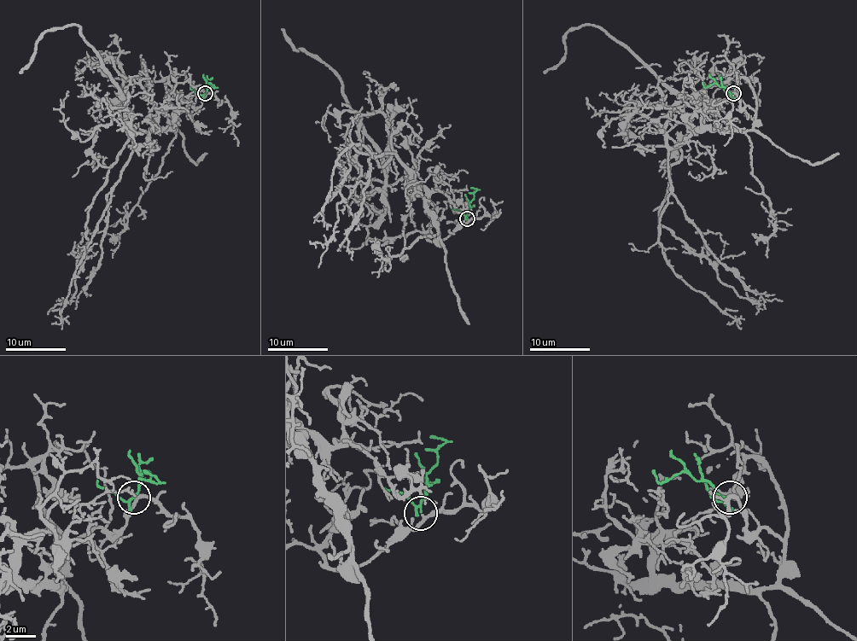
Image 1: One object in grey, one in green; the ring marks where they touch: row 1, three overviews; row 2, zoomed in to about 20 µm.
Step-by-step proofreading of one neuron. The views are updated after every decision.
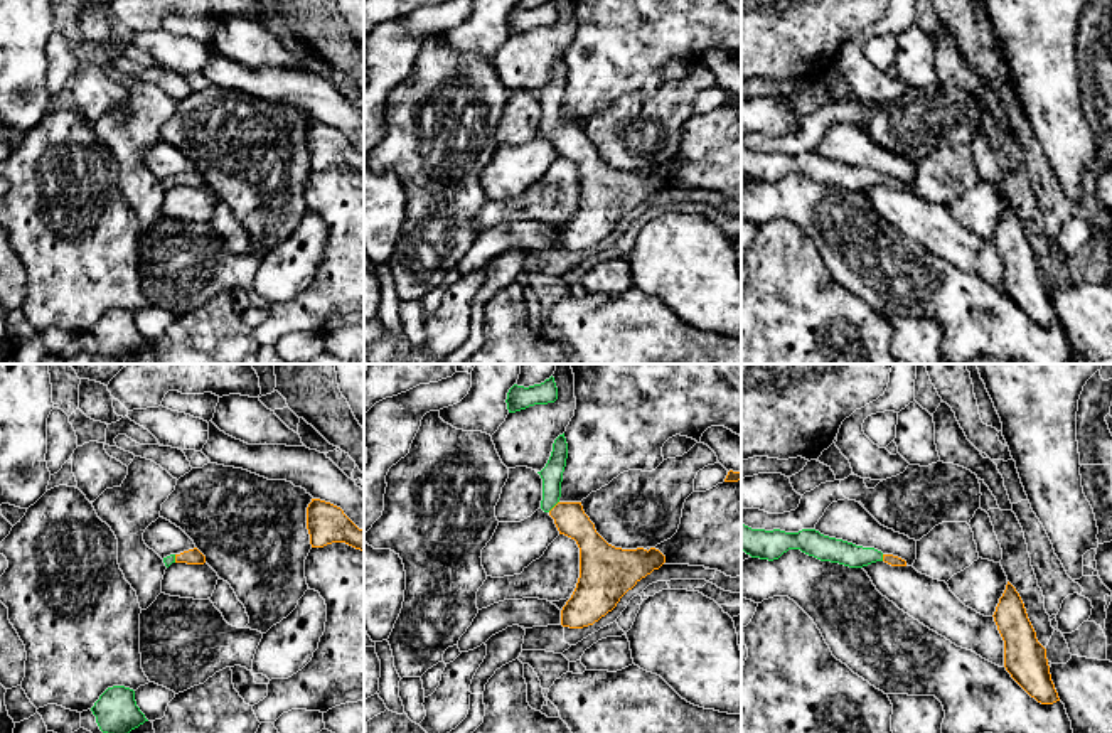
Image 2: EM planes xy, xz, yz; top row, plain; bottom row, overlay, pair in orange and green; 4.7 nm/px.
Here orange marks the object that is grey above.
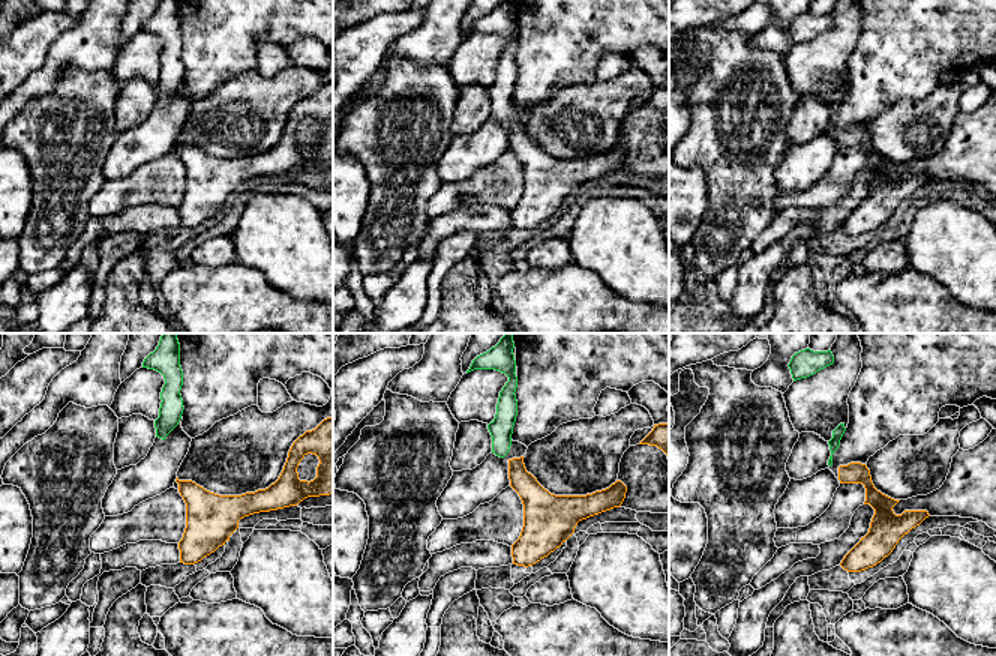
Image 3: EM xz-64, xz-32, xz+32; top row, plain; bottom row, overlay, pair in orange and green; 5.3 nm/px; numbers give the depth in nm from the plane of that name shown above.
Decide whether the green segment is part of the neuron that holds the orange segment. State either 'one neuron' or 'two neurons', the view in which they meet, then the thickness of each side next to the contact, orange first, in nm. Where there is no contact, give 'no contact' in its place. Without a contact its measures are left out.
one neuron; meets orange in xz; 150 nm thick on the orange side, 100 nm on the other

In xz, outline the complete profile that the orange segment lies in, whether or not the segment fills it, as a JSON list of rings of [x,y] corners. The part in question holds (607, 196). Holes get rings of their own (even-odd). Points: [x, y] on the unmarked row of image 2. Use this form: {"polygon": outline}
{"polygon": [[[563,56],[553,66],[546,89],[537,94],[543,101],[541,131],[554,142],[559,157],[575,162],[580,170],[580,201],[561,233],[561,248],[583,251],[612,234],[628,212],[666,185],[666,179],[655,170],[622,172],[608,167],[581,125],[561,125],[566,81]]]}

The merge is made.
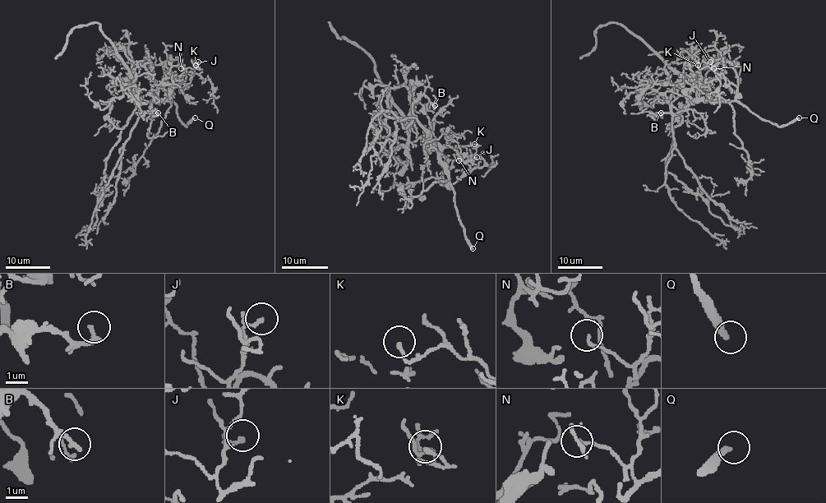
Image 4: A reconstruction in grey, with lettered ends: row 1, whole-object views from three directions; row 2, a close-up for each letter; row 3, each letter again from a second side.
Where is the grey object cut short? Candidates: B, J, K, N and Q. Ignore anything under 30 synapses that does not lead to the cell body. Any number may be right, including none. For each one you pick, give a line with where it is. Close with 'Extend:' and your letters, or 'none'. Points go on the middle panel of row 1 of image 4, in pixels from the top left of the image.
B: Place: (435, 105)
Q: Place: (472, 248)
Extend: B, Q

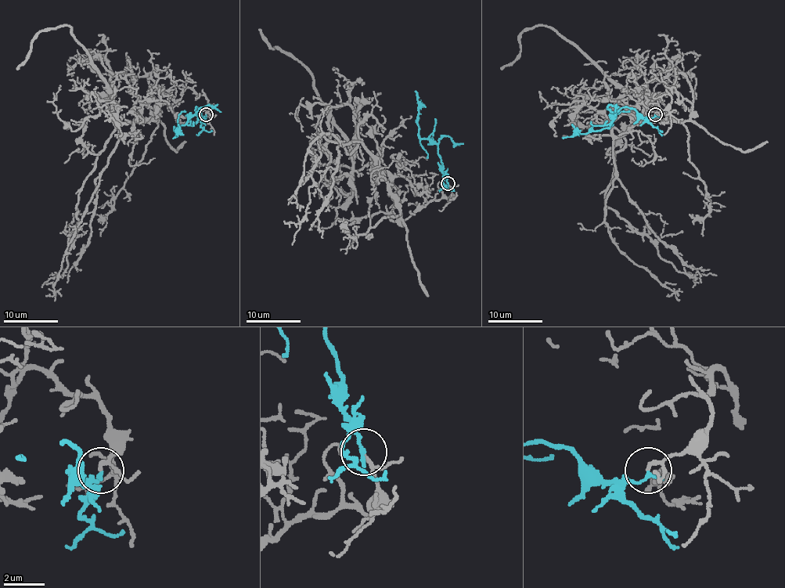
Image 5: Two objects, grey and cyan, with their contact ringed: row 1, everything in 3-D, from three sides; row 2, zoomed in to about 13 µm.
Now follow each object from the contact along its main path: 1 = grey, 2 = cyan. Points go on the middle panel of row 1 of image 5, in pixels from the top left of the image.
1: (448, 184), (451, 199), (403, 221), (367, 148), (361, 141), (348, 153), (321, 133), (310, 203), (292, 245)
2: (448, 184), (437, 144), (419, 135), (415, 91)

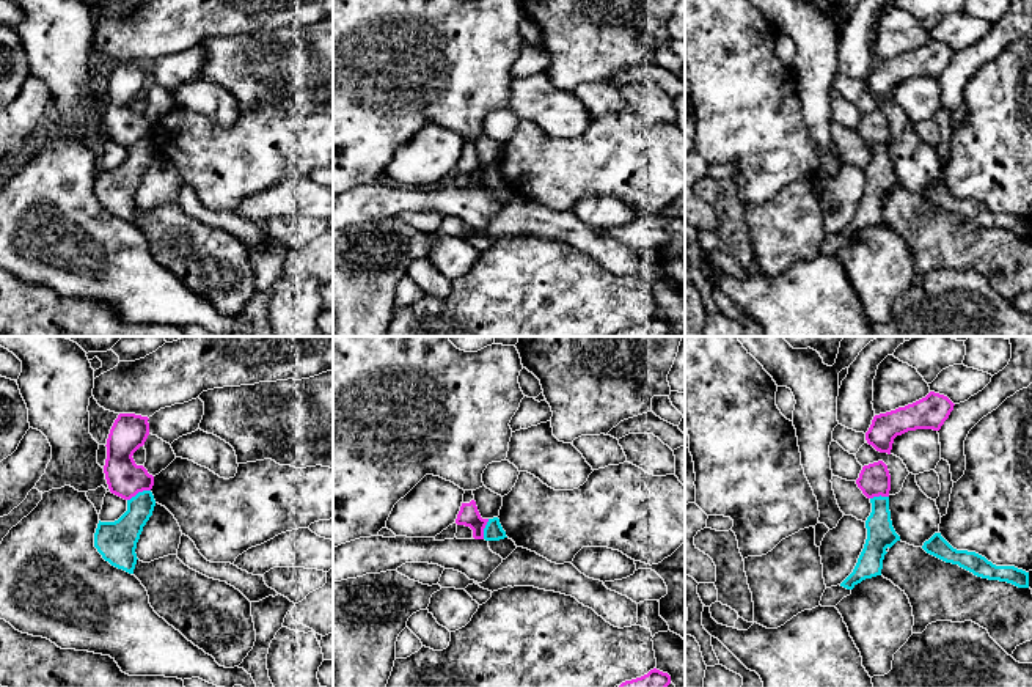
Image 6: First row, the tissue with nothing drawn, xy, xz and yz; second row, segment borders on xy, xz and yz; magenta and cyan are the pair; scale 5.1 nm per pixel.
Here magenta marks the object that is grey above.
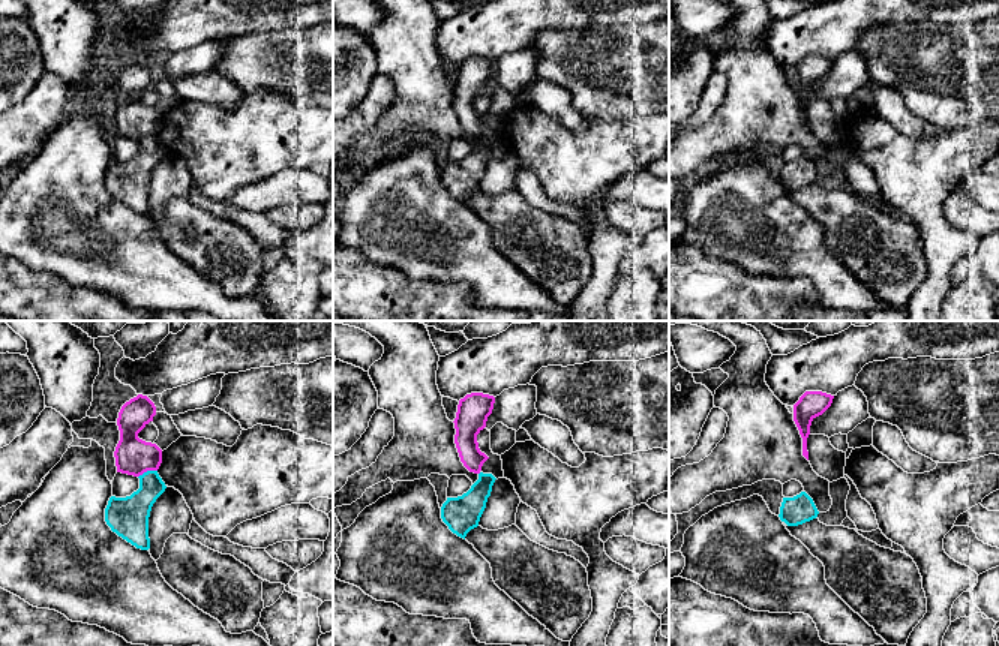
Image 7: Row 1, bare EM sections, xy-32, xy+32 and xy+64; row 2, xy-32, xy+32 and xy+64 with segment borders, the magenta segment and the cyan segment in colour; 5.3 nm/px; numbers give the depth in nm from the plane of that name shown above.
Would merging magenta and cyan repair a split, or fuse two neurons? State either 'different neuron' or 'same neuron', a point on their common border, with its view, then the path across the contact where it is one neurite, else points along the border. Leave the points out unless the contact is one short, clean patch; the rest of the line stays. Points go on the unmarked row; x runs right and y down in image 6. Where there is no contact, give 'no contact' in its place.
different neuron; meets magenta in xy at (139, 139); border along xy (150, 137), (139, 139), (128, 148)

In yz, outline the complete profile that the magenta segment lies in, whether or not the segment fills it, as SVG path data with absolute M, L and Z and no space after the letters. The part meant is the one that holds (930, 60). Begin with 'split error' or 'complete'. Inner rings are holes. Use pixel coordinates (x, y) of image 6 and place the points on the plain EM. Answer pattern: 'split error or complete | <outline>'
complete | M930 39L913 52L875 63L865 80L865 88L876 99L891 102L897 83L916 77L939 79L953 53L947 44Z

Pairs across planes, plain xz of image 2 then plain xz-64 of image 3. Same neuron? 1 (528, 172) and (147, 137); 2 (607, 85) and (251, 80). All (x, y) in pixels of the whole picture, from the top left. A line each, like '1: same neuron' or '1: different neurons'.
1: same neuron
2: different neurons

